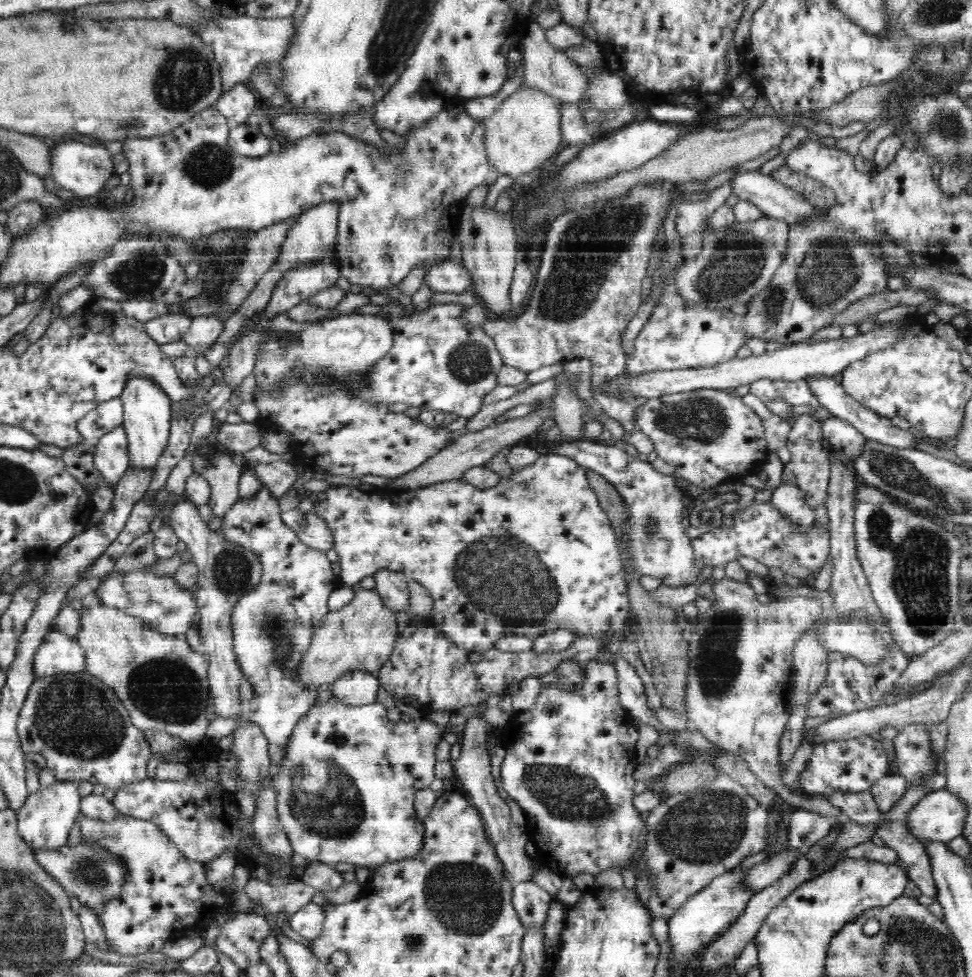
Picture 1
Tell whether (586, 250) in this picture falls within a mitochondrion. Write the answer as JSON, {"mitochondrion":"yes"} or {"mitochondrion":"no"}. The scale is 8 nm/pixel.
{"mitochondrion":"yes"}

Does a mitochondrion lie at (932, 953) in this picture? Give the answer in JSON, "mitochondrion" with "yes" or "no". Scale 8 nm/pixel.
{"mitochondrion":"yes"}

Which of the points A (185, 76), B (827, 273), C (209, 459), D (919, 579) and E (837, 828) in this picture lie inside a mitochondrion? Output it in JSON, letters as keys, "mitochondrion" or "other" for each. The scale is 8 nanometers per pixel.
{"A":"mitochondrion","B":"mitochondrion","C":"mitochondrion","D":"mitochondrion","E":"other"}

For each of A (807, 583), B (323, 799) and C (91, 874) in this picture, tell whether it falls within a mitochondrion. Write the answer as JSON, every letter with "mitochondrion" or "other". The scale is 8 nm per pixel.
{"A":"other","B":"mitochondrion","C":"mitochondrion"}

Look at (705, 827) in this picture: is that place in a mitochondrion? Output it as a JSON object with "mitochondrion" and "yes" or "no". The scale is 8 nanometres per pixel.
{"mitochondrion":"yes"}

